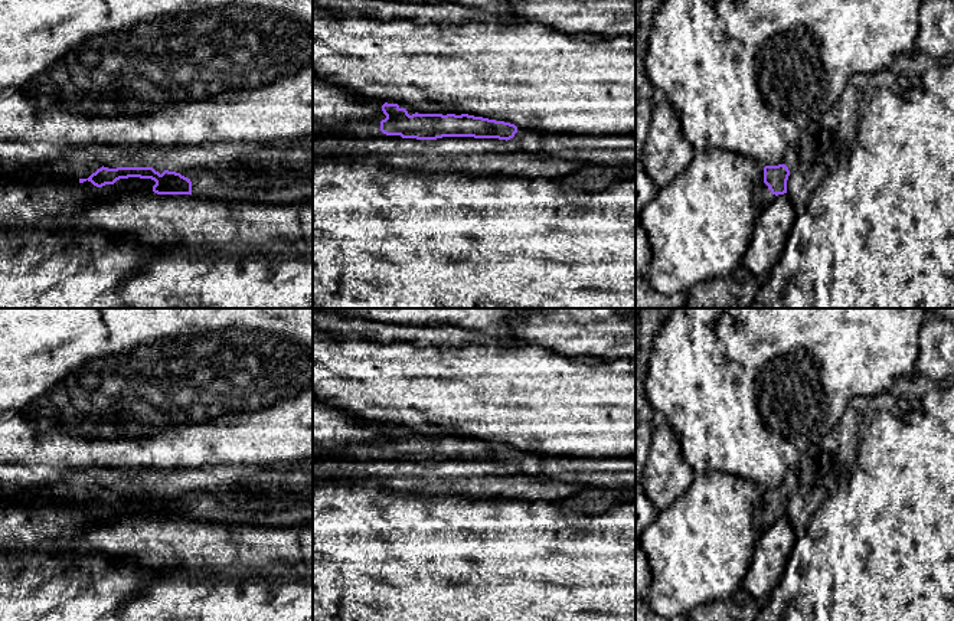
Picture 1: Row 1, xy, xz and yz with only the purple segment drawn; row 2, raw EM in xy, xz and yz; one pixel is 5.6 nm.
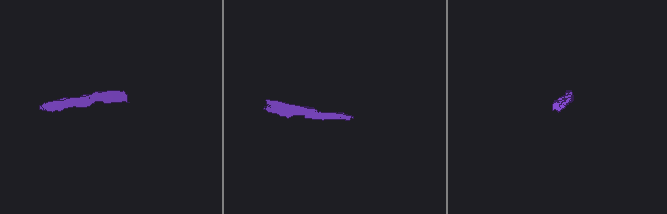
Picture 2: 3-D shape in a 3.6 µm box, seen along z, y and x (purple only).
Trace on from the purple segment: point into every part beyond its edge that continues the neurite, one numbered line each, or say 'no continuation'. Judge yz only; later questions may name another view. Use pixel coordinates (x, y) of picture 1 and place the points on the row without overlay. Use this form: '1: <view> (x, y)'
1: yz (791, 481)
2: yz (767, 520)

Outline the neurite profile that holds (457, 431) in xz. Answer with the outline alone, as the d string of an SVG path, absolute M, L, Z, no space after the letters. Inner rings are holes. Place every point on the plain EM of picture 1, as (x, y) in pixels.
M313 331L313 396L382 425L412 428L422 437L468 437L540 455L636 458L636 359L568 356L529 343L520 347L419 347Z

